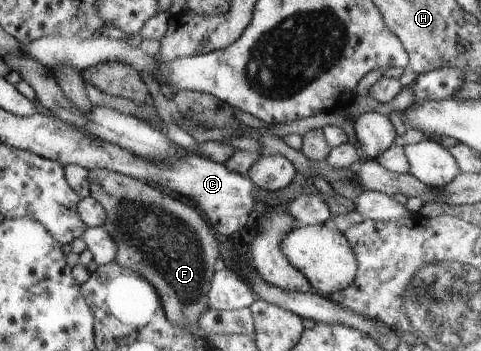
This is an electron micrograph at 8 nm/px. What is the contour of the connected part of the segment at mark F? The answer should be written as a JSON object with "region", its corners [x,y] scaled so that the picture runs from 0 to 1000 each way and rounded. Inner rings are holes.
{"region":[[[191,481],[183,493],[187,558],[204,573],[220,601],[214,647],[243,695],[239,746],[293,781],[331,838],[345,906],[362,934],[397,954],[424,943],[416,926],[422,889],[432,877],[435,815],[457,749],[453,684],[447,655],[405,590],[376,578],[372,567],[345,556],[293,513],[218,481]]]}

